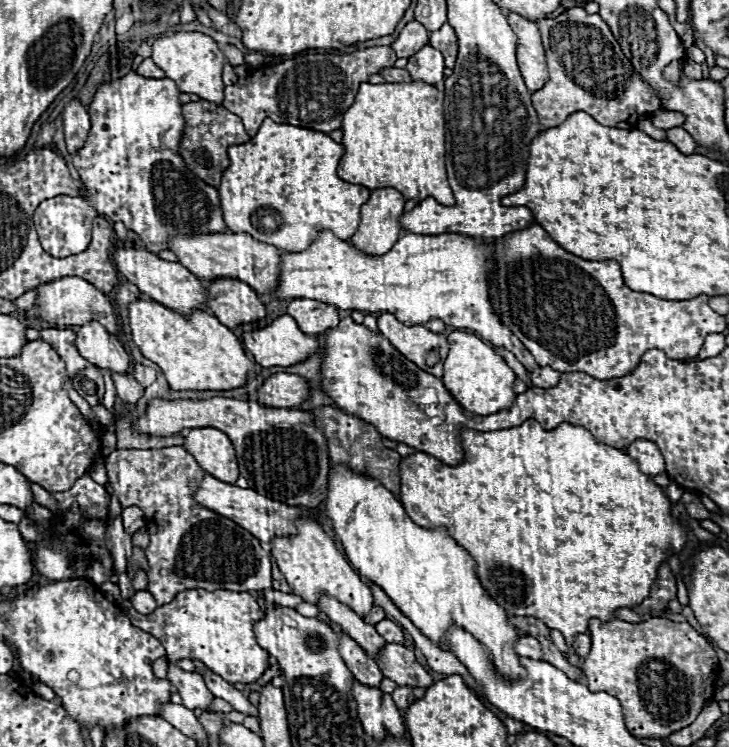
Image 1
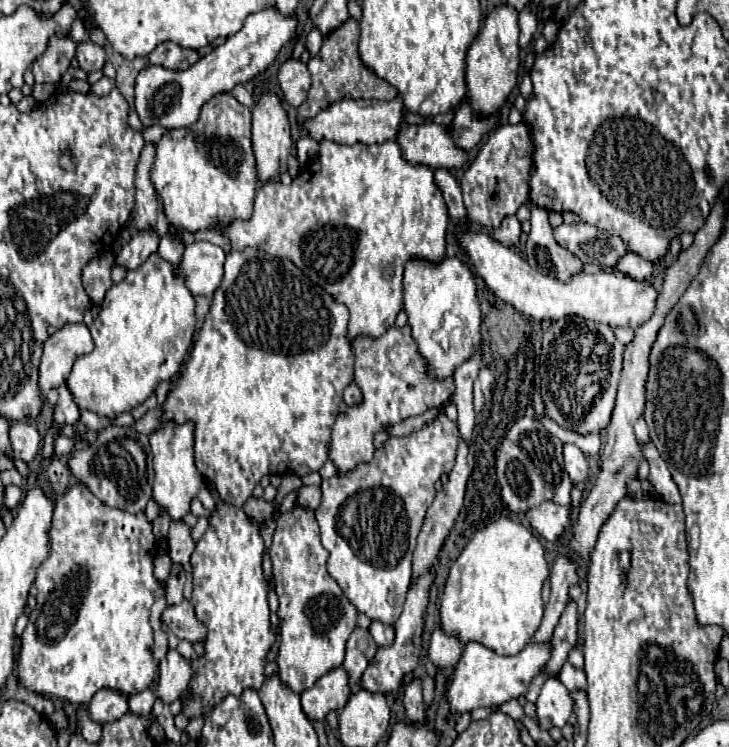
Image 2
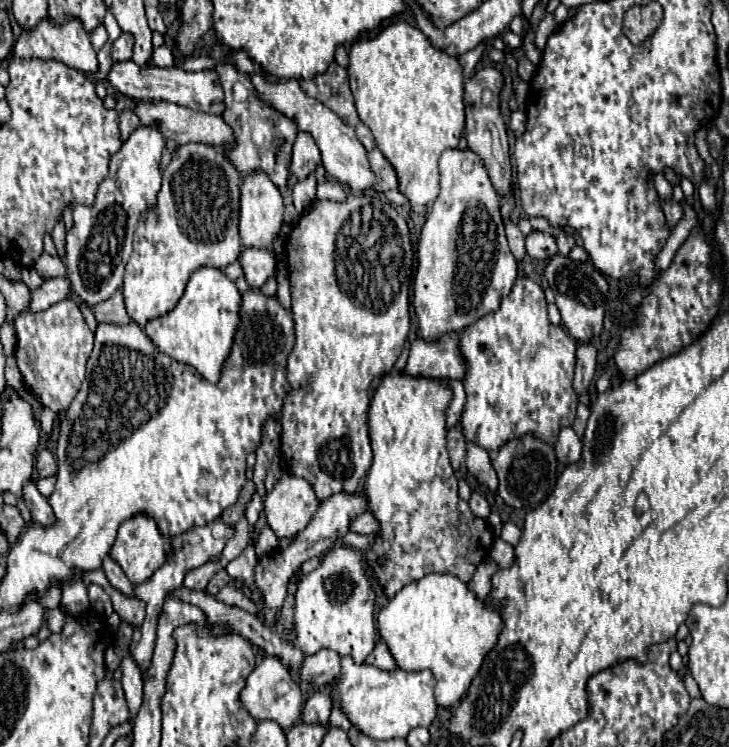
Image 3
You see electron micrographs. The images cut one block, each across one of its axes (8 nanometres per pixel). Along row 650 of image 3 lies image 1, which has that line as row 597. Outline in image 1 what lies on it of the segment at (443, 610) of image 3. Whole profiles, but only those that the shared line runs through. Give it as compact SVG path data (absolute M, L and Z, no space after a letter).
M330 466L326 514L350 564L360 576L378 584L424 636L446 650L444 632L450 622L456 622L490 650L502 676L524 678L526 672L512 648L518 630L508 624L506 612L486 594L474 574L474 560L448 536L448 530L414 524L390 490L374 478L348 470L348 466Z

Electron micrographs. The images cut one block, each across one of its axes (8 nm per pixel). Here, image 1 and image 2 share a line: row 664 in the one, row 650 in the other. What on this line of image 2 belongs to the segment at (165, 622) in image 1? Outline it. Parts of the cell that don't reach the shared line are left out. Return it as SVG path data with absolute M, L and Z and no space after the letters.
M220 502L210 516L210 524L204 532L204 536L198 540L194 552L192 552L192 576L194 576L194 588L191 598L194 604L196 616L208 626L208 636L204 642L206 654L192 660L192 700L188 698L188 692L182 694L184 712L188 718L194 718L198 714L208 714L226 694L236 694L254 688L258 690L264 682L264 660L274 644L276 636L272 632L270 624L270 608L268 608L268 584L264 580L262 572L262 552L264 542L258 532L258 528L248 520L242 508L232 508L232 504Z

